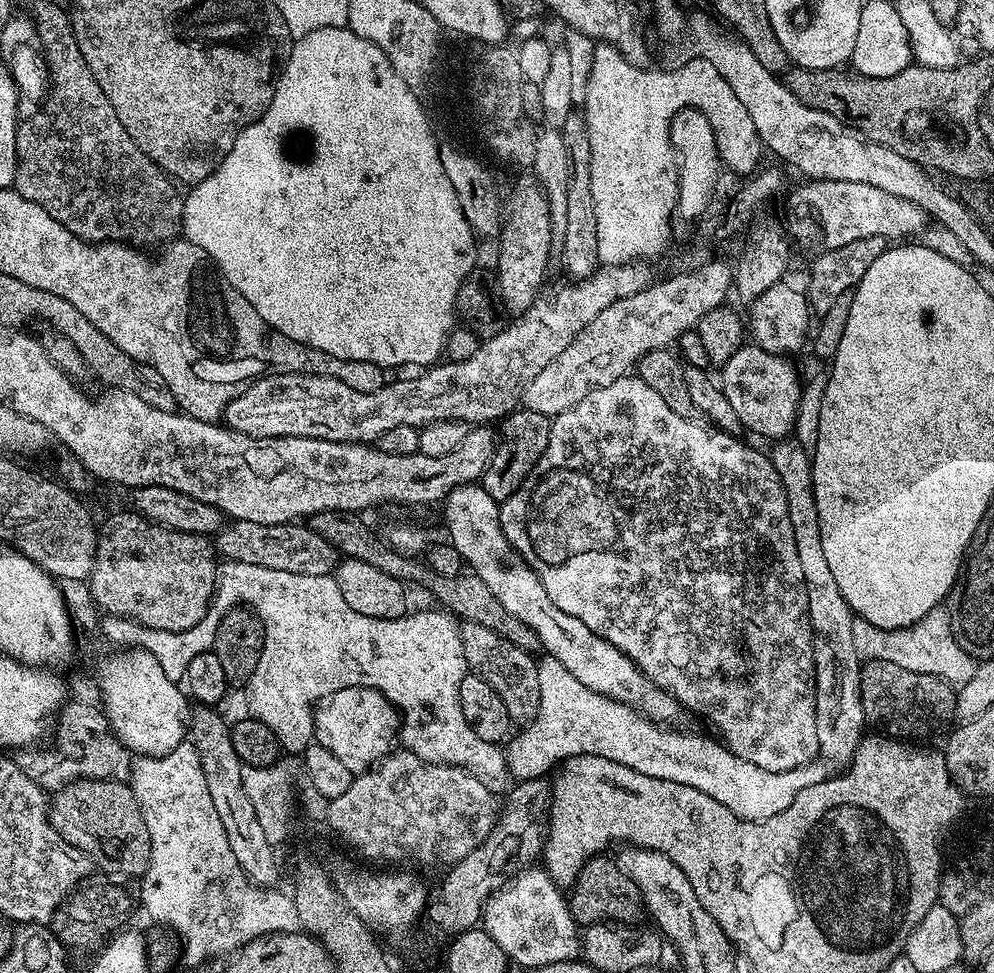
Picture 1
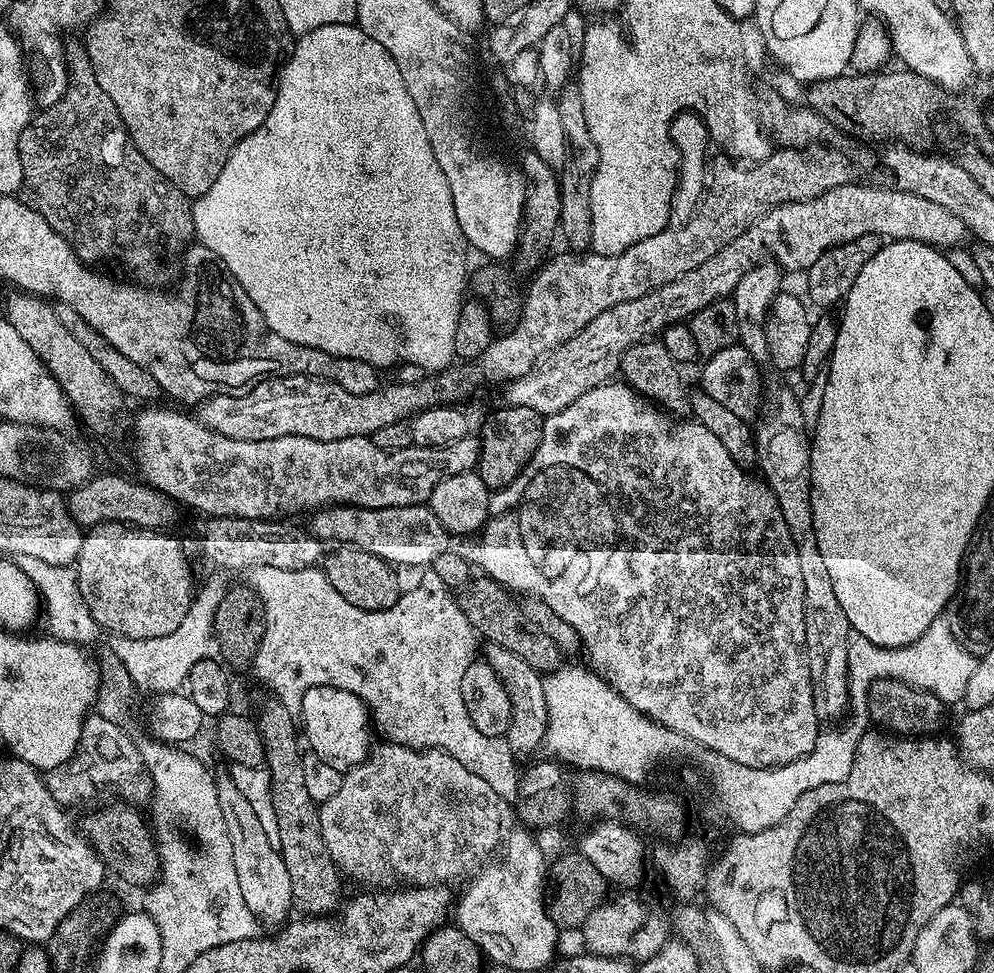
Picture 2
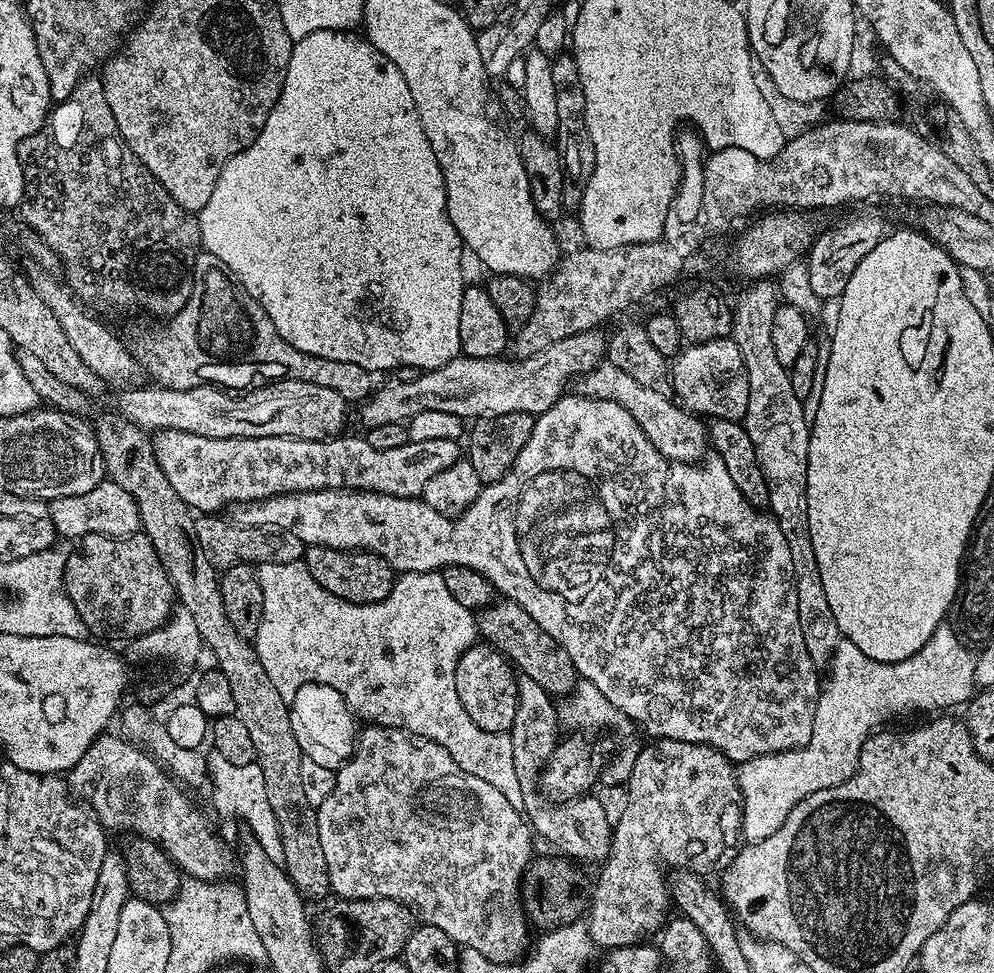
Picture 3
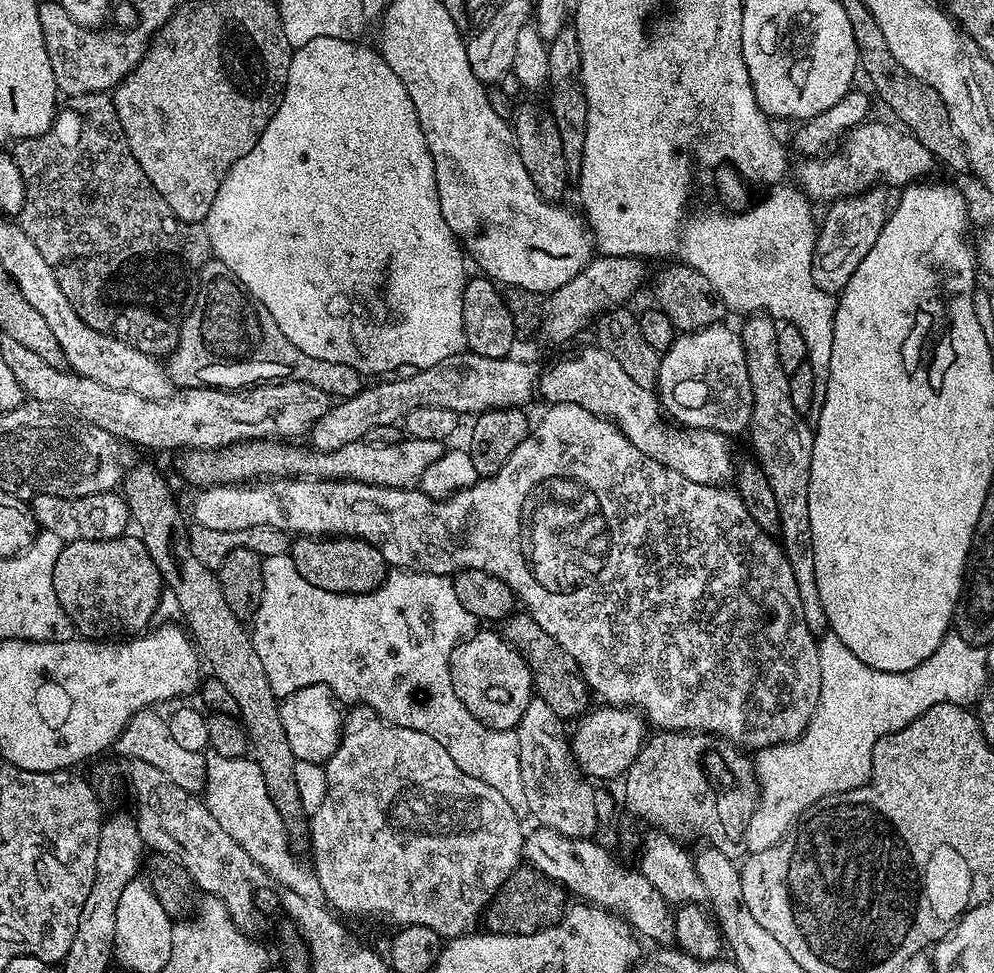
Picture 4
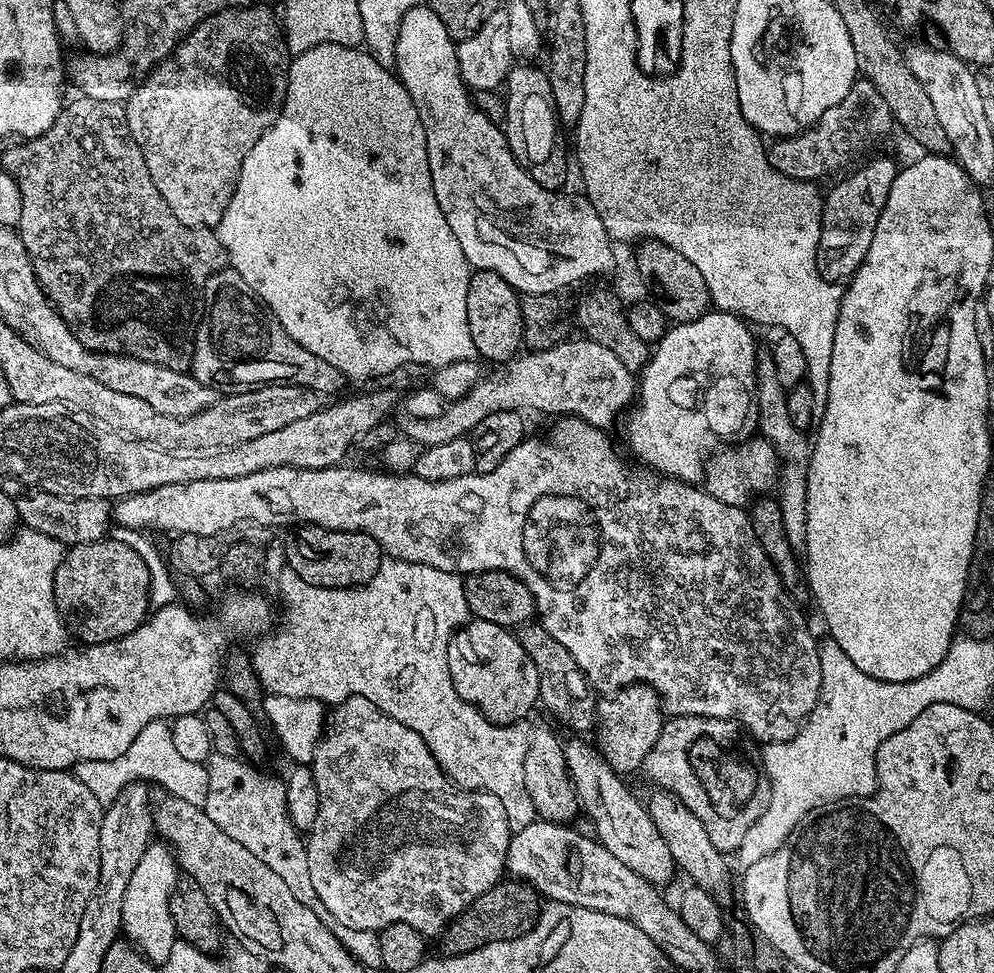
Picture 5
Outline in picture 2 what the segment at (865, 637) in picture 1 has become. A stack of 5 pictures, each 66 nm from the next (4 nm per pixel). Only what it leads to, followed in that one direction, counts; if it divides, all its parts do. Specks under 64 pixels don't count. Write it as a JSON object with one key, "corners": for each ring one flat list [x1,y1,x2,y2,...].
{"corners":[[941,614,912,644,901,648,879,648,866,642,862,634,852,632,848,638,848,694,853,701,863,701,876,680,900,680,912,688,932,692,944,705,963,701,970,674,974,674,977,657,965,650,954,638,947,615]]}

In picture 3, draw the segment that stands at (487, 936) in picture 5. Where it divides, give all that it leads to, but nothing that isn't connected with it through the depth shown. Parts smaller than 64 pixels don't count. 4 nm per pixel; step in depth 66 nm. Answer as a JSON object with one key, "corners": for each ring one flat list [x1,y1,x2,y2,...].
{"corners":[[533,858,520,879,520,906,533,929,551,930,577,923,590,904,590,880,579,872,575,863,564,858]]}

